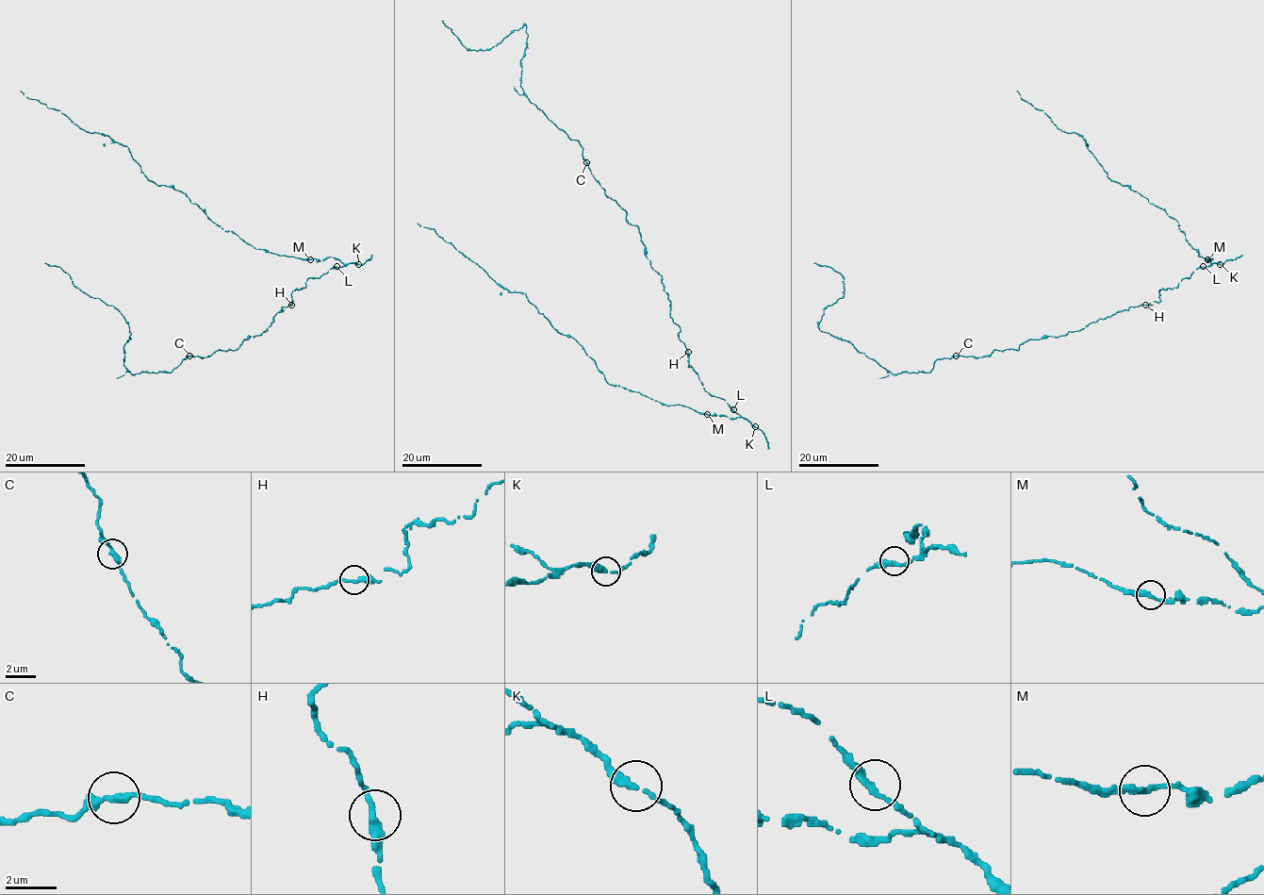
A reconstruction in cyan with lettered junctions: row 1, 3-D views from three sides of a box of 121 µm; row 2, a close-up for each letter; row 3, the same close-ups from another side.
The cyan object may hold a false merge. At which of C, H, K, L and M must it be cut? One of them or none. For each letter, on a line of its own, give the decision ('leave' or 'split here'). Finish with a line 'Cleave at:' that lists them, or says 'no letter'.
C: leave
H: leave
K: leave
L: leave
M: leave
Cleave at: no letter

